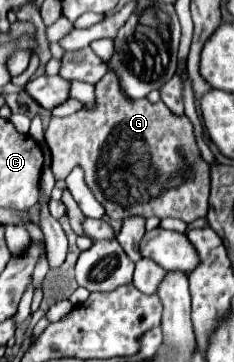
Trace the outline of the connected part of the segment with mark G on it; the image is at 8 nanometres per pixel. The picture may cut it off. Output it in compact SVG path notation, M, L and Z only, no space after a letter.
M112 71L106 73L96 83L96 107L80 109L70 117L50 117L50 125L44 133L44 141L52 153L52 171L56 179L66 179L74 165L80 165L86 173L86 185L106 209L110 219L124 219L136 213L144 213L144 217L176 217L186 223L192 223L208 213L208 197L210 197L210 165L202 159L194 127L186 115L174 115L168 107L158 101L150 103L148 99L126 99L118 87L116 75Z

